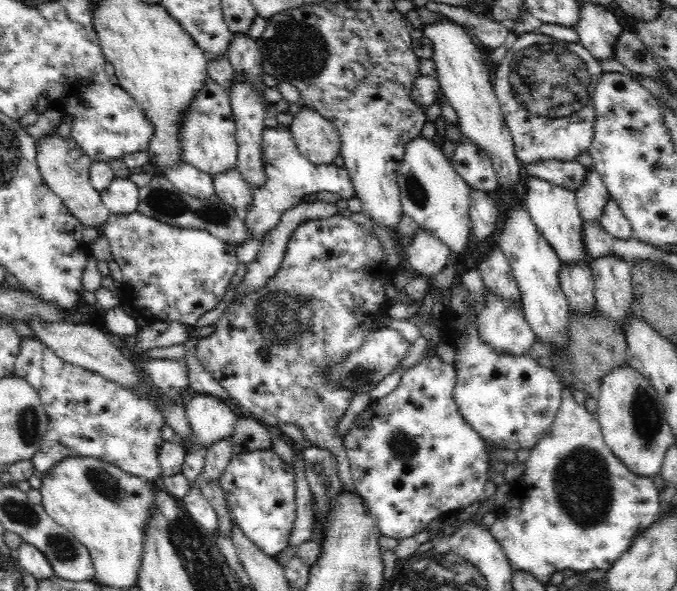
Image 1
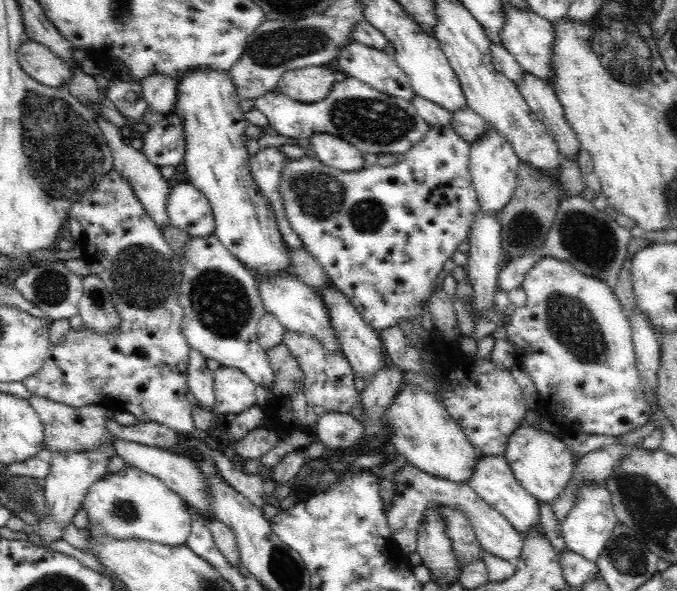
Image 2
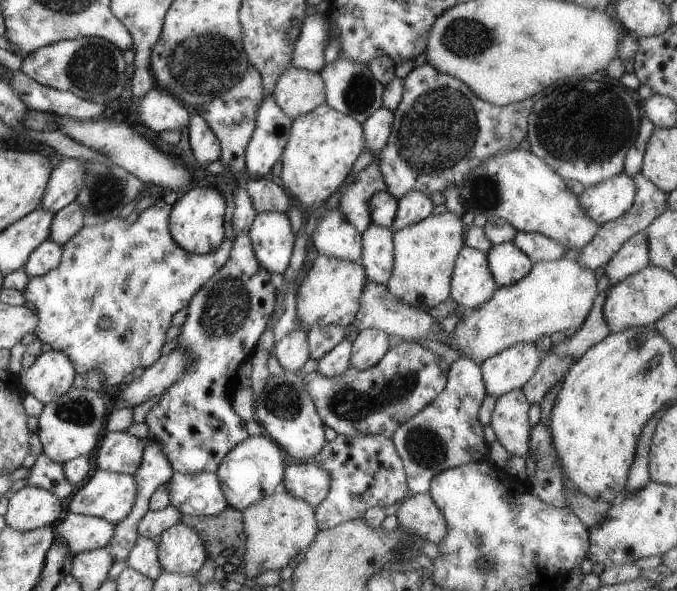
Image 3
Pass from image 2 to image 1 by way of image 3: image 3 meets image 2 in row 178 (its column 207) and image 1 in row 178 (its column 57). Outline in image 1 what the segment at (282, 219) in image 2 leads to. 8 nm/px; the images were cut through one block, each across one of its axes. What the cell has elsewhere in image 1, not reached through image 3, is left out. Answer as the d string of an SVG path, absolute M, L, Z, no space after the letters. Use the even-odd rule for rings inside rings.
M266 127L261 136L262 165L266 180L262 182L262 188L251 188L252 202L246 212L243 221L252 233L252 240L244 242L237 247L237 261L239 264L249 265L258 254L263 236L278 224L280 216L290 210L296 204L302 203L306 196L318 192L334 192L341 194L342 198L356 198L355 190L345 167L337 167L332 164L312 164L299 151L293 141L289 127Z

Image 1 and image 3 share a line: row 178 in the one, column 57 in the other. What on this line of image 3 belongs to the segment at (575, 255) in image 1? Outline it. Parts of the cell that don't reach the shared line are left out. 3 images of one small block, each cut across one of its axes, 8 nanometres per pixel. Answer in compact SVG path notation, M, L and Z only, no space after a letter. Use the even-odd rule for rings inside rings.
M68 513L55 529L55 542L66 545L76 556L84 551L106 547L113 537L115 524L98 517Z

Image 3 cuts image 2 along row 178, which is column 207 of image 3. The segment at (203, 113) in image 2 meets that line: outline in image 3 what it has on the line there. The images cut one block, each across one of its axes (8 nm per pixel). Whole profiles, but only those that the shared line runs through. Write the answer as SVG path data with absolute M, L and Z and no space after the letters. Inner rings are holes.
M195 187L184 193L173 204L169 227L172 238L179 247L188 252L205 255L216 250L225 239L224 237L224 214L226 214L226 200L224 193L216 187Z

